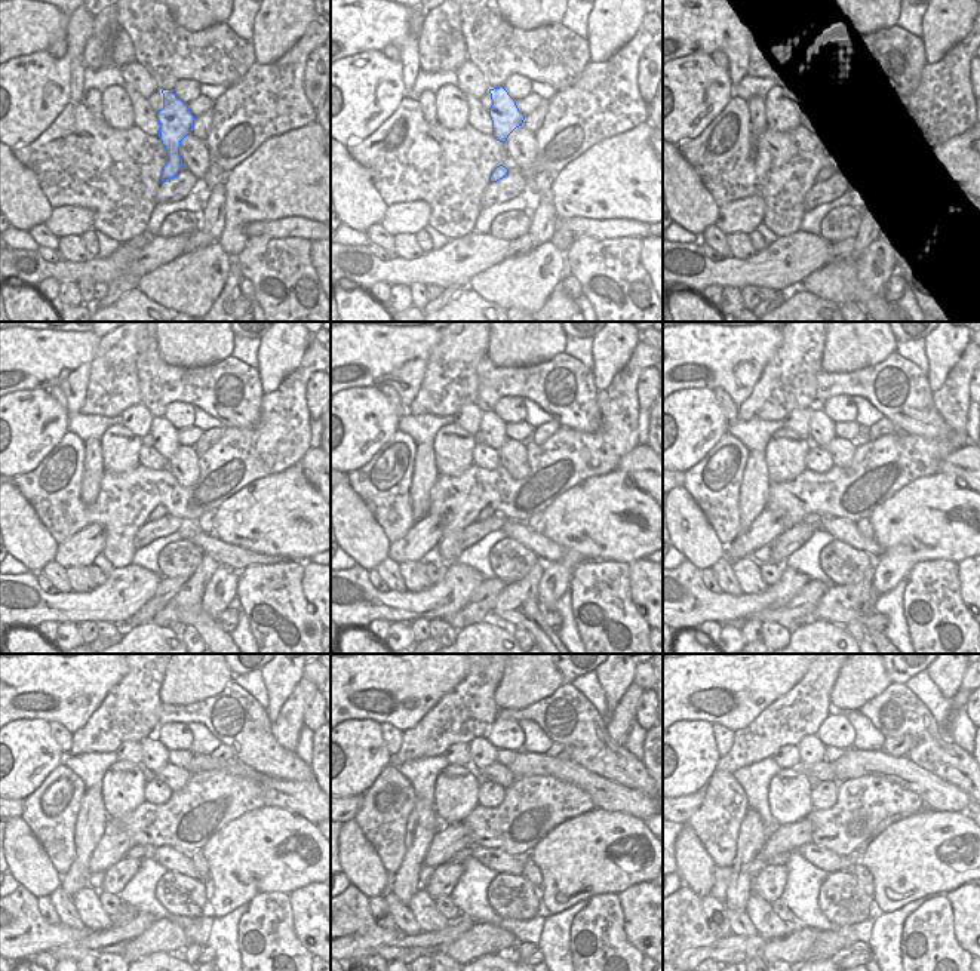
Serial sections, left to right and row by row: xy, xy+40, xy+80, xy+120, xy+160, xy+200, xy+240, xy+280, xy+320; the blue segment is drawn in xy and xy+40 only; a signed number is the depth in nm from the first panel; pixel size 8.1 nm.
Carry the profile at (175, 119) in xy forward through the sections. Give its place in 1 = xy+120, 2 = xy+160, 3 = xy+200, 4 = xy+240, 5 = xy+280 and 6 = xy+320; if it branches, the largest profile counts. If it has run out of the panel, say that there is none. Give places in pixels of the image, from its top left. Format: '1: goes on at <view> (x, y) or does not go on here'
1: goes on at xy+120 (165, 435)
2: goes on at xy+160 (494, 430)
3: goes on at xy+200 (822, 429)
4: goes on at xy+240 (154, 755)
5: goes on at xy+280 (484, 753)
6: goes on at xy+320 (811, 750)

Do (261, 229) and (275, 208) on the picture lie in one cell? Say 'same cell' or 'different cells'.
different cells

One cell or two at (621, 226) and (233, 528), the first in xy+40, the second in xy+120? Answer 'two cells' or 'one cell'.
two cells

